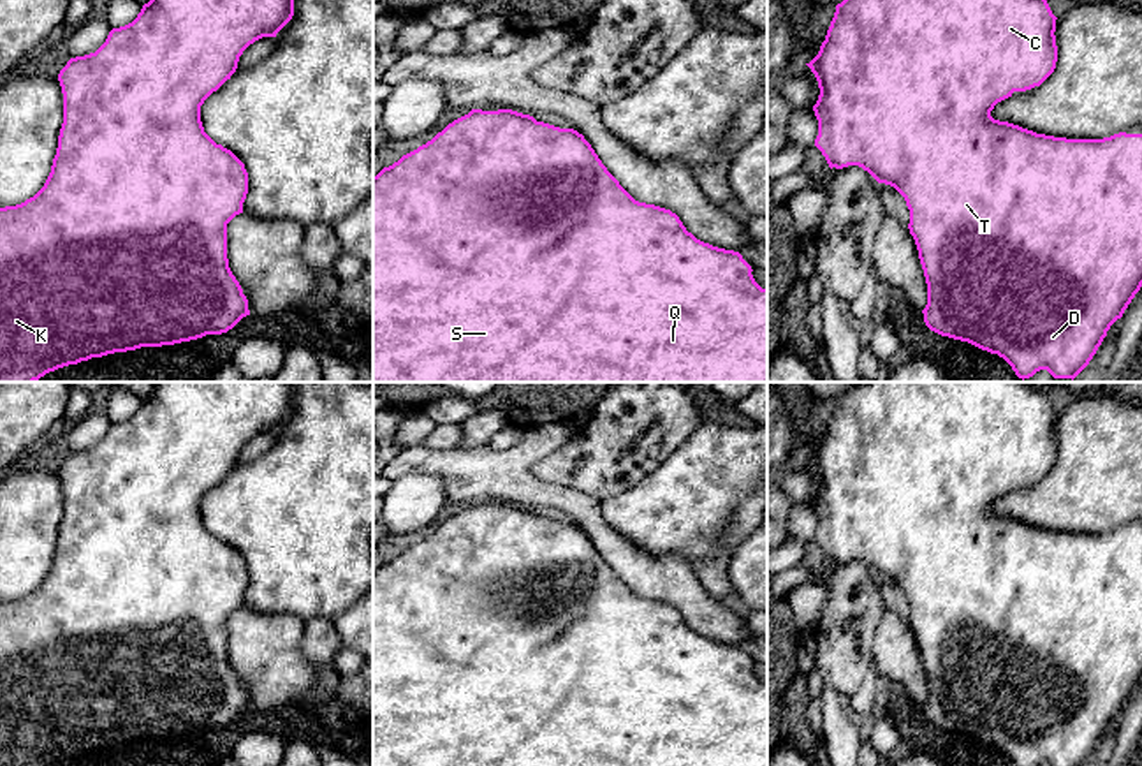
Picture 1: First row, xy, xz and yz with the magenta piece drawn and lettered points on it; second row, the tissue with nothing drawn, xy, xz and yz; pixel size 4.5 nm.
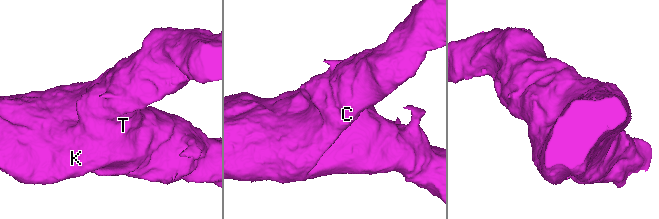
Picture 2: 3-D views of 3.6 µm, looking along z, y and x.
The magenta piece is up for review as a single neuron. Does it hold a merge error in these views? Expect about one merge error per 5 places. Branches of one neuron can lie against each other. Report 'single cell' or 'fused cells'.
single cell

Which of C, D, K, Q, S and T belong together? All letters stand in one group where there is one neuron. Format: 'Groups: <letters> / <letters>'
Groups: C D K Q S T

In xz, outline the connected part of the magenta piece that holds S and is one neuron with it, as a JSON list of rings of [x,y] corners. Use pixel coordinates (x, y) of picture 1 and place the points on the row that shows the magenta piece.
[[[472,109],[373,176],[373,382],[767,382],[767,289],[755,282],[751,271],[739,252],[697,239],[670,210],[635,201],[577,130],[537,122],[512,109]]]

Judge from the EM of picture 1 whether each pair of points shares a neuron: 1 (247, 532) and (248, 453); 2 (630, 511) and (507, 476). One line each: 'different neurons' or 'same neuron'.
1: different neurons
2: different neurons

